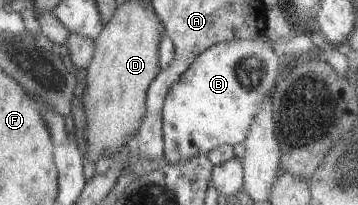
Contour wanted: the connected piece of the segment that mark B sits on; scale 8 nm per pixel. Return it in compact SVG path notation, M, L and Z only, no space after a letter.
M264 33L253 40L237 38L227 40L201 52L172 85L162 107L164 156L169 164L185 162L195 158L195 155L207 156L207 152L217 146L243 143L263 96L273 89L285 62L273 52L271 42Z

